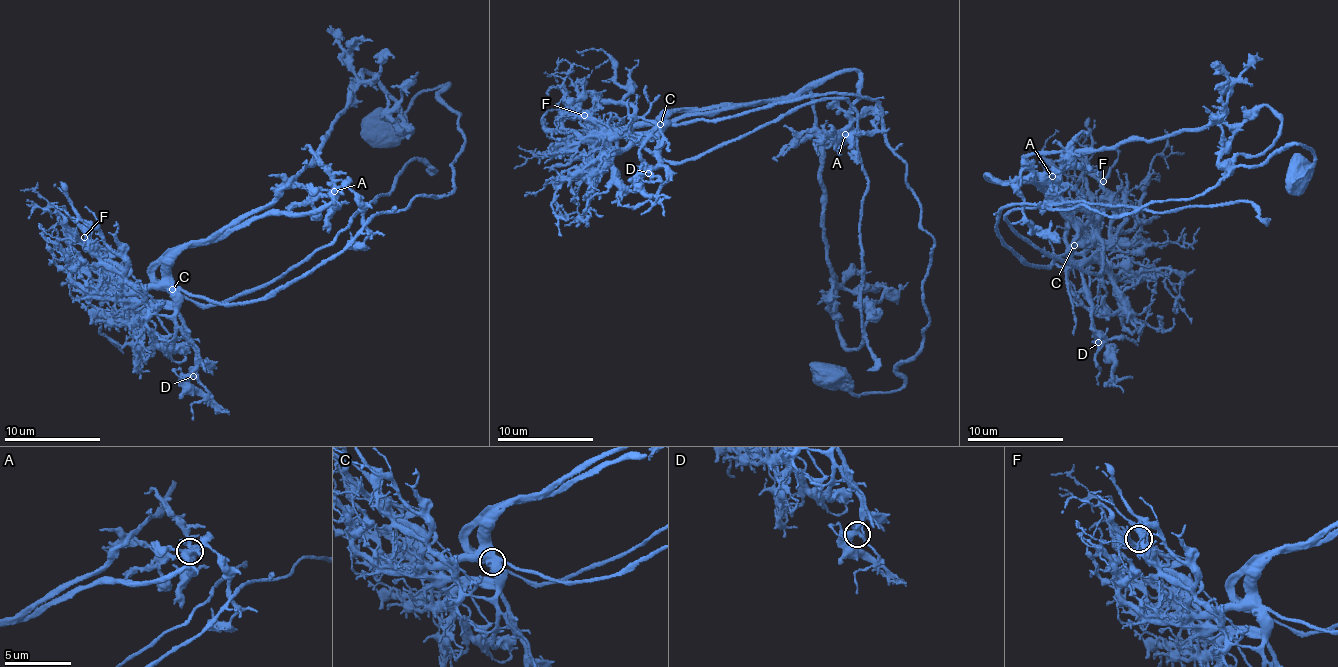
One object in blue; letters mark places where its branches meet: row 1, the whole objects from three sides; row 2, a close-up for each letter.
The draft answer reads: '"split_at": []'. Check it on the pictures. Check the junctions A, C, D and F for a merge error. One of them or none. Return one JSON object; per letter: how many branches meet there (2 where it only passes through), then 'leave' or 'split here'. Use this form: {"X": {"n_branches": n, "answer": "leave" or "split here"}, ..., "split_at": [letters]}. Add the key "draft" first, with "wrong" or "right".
{"draft": "wrong", "A": {"n_branches": 6, "answer": "leave"}, "C": {"n_branches": 4, "answer": "split here"}, "D": {"n_branches": 5, "answer": "leave"}, "F": {"n_branches": 4, "answer": "leave"}, "split_at": ["C"]}

